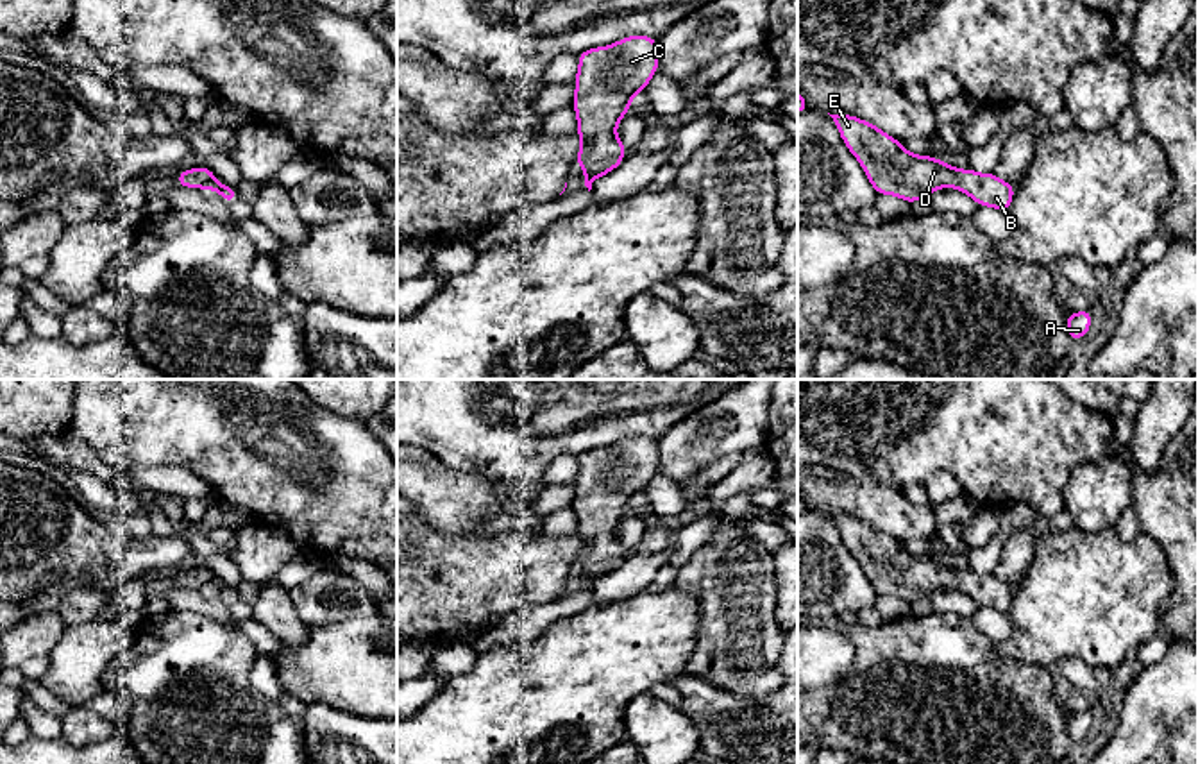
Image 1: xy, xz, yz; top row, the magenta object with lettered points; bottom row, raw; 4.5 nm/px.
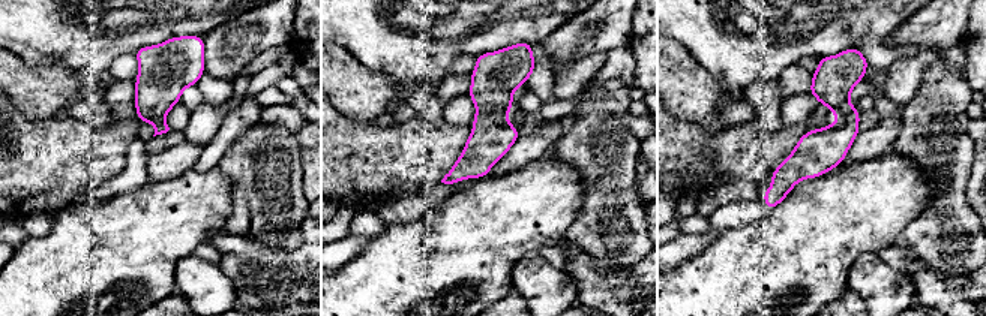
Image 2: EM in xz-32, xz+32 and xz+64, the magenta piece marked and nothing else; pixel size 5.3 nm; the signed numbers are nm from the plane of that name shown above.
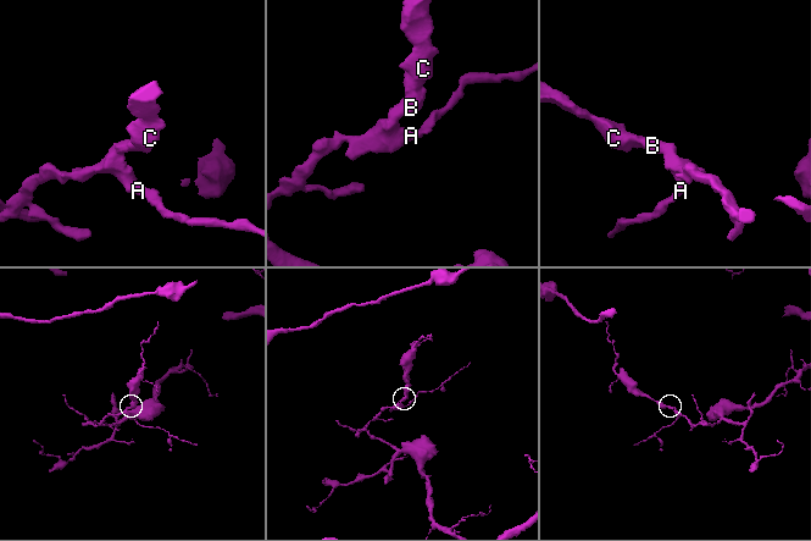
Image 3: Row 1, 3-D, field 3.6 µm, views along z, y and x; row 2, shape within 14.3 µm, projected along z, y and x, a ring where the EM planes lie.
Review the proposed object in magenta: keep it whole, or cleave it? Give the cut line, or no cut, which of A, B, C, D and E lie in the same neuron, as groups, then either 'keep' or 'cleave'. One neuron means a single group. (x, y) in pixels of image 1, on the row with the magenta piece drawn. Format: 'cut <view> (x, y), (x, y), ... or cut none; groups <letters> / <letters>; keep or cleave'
cut none; groups A B C D E; keep

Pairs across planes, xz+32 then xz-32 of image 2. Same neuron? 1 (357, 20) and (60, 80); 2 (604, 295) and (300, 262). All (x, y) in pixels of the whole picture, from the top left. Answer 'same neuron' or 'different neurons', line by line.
1: different neurons
2: same neuron

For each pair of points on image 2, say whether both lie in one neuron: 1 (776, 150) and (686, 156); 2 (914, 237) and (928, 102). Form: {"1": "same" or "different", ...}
{"1": "same", "2": "same"}

